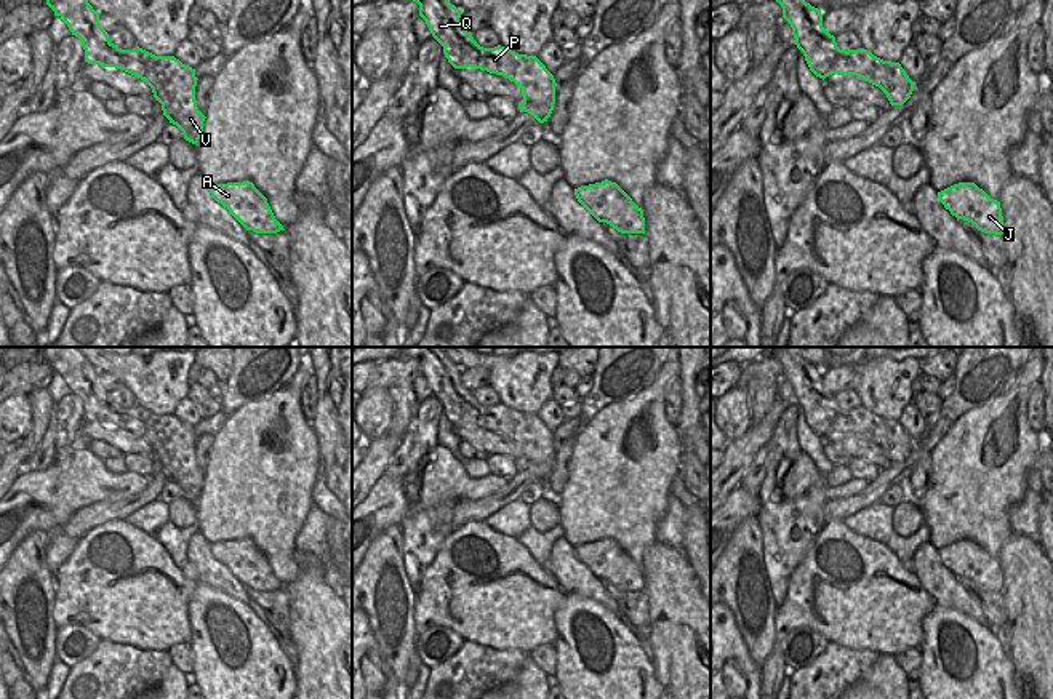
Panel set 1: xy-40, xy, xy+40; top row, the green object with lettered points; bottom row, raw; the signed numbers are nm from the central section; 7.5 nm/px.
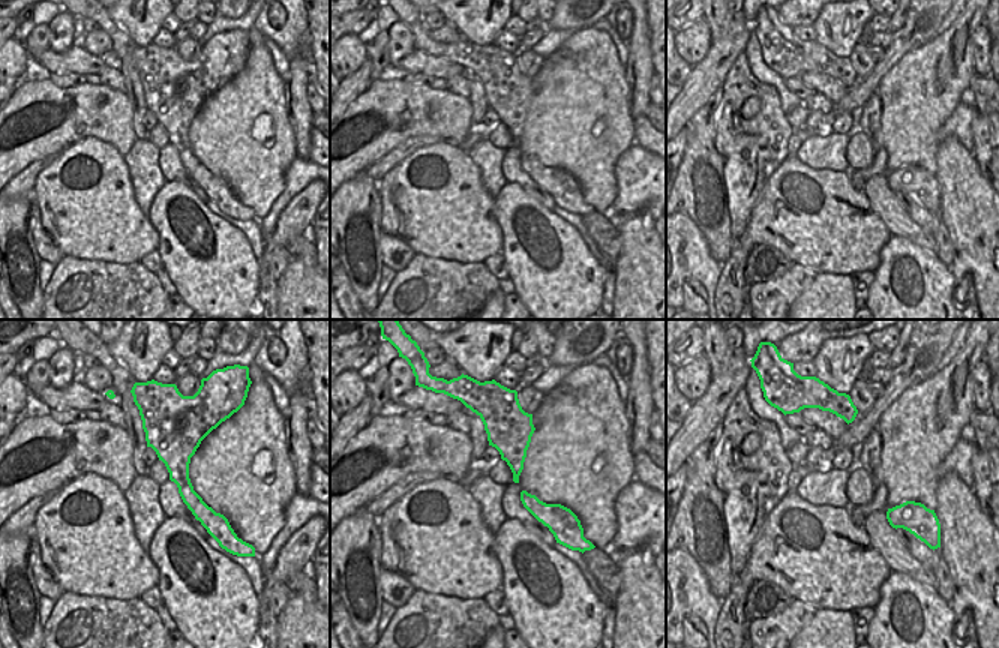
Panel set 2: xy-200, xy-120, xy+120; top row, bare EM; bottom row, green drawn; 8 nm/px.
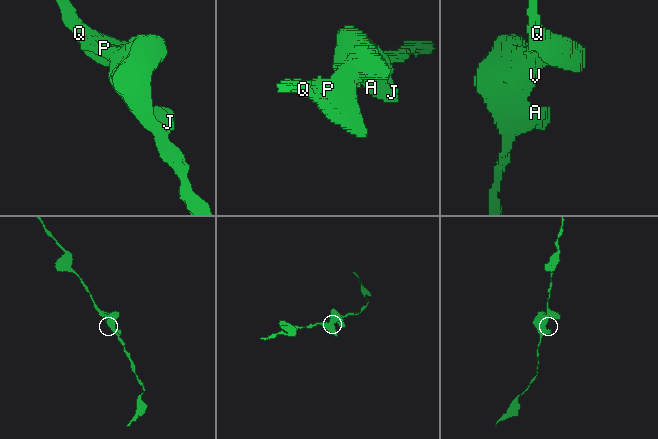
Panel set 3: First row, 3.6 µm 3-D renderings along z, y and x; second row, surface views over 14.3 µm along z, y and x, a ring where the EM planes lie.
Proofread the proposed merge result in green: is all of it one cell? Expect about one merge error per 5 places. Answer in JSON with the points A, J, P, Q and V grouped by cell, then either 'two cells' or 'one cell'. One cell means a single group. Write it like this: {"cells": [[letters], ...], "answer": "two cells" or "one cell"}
{"cells": [["A", "J", "P", "Q", "V"]], "answer": "one cell"}

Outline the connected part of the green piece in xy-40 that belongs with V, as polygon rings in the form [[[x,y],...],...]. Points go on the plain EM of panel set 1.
[[[43,347],[46,363],[78,395],[85,408],[85,421],[115,425],[144,438],[162,462],[163,473],[176,483],[184,497],[197,502],[205,473],[195,459],[195,427],[174,414],[155,414],[139,405],[122,408],[109,398],[99,384],[99,371],[93,368],[78,347]]]

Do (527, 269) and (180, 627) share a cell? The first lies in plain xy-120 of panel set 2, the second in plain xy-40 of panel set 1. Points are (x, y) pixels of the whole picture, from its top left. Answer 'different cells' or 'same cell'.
different cells

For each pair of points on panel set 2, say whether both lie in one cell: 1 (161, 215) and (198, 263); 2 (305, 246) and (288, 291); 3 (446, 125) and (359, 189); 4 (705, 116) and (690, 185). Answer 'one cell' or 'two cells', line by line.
1: one cell
2: one cell
3: two cells
4: one cell

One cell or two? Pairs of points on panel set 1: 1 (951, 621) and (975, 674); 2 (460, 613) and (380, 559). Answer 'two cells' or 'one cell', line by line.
1: one cell
2: two cells

